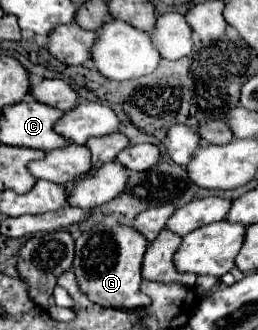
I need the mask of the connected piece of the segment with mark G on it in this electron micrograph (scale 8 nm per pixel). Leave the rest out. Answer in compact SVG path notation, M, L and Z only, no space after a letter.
M100 225L92 227L88 233L82 233L76 239L76 255L72 263L72 271L76 275L78 287L86 297L98 305L136 311L150 305L150 299L140 291L140 267L142 253L146 253L148 241L132 227L120 225L112 229L102 229Z

